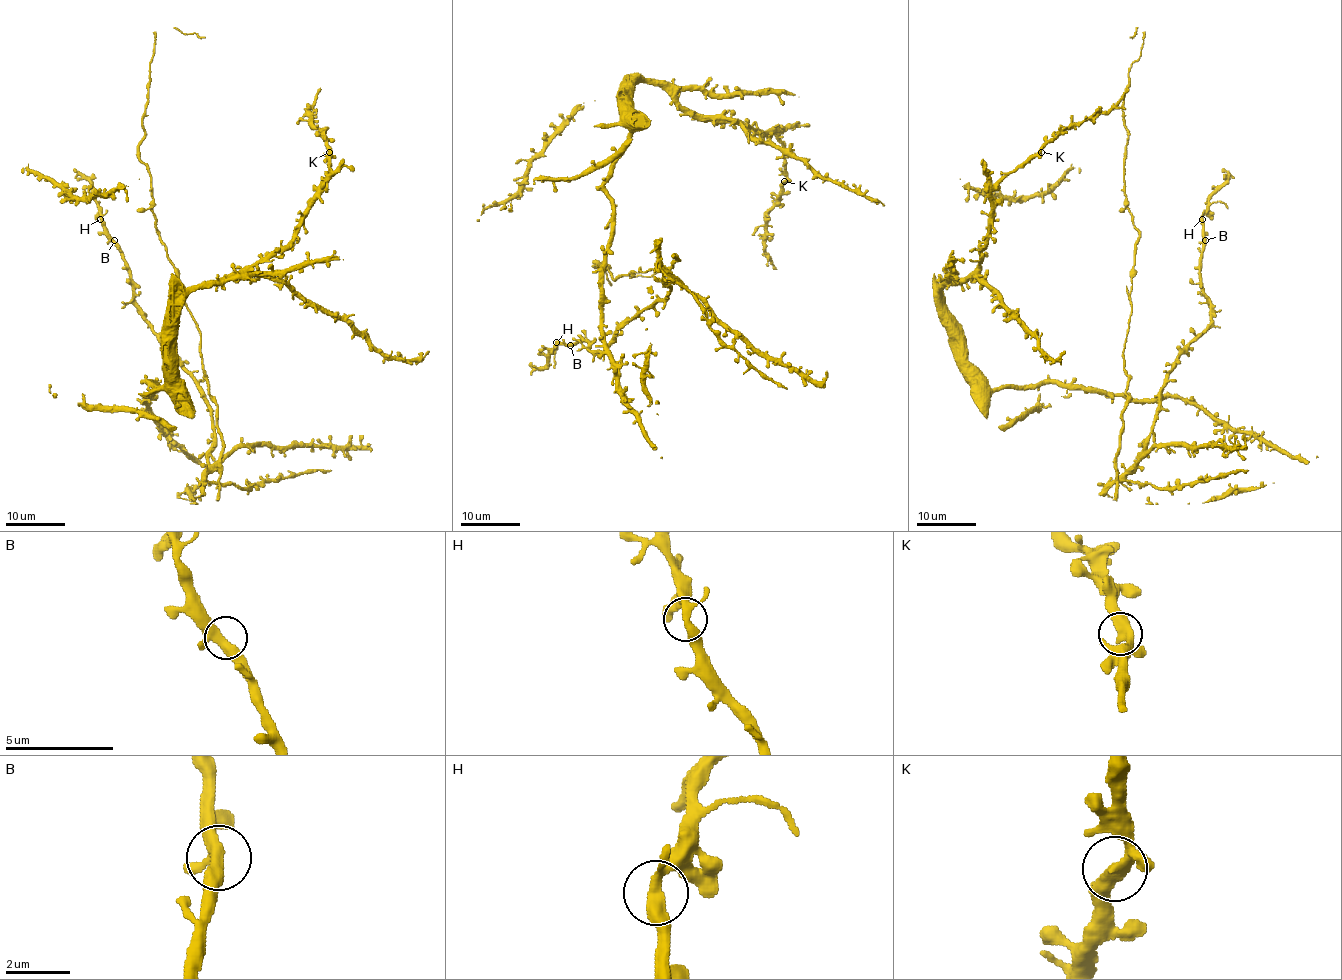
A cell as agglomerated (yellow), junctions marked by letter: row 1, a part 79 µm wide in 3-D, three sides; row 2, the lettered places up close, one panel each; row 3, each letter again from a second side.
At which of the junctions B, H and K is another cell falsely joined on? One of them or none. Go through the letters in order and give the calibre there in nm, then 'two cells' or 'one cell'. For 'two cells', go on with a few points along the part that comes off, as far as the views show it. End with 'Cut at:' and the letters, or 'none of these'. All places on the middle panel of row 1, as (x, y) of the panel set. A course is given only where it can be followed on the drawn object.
B: calibre 360 nm; one cell
H: calibre 320 nm; one cell
K: calibre 360 nm; one cell
Cut at: none of these

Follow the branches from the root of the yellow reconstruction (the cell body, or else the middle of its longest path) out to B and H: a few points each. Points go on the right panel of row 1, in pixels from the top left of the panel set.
B: (1165, 366), (1172, 363), (1211, 320), (1211, 302), (1200, 277), (1200, 252), (1205, 240)
H: (1165, 366), (1172, 363), (1211, 320), (1211, 302), (1200, 277), (1202, 218)

